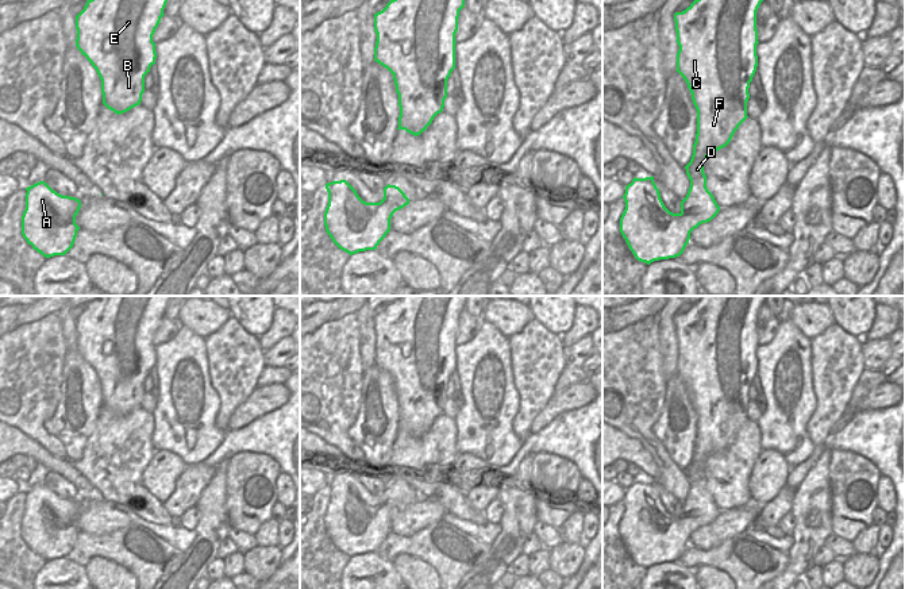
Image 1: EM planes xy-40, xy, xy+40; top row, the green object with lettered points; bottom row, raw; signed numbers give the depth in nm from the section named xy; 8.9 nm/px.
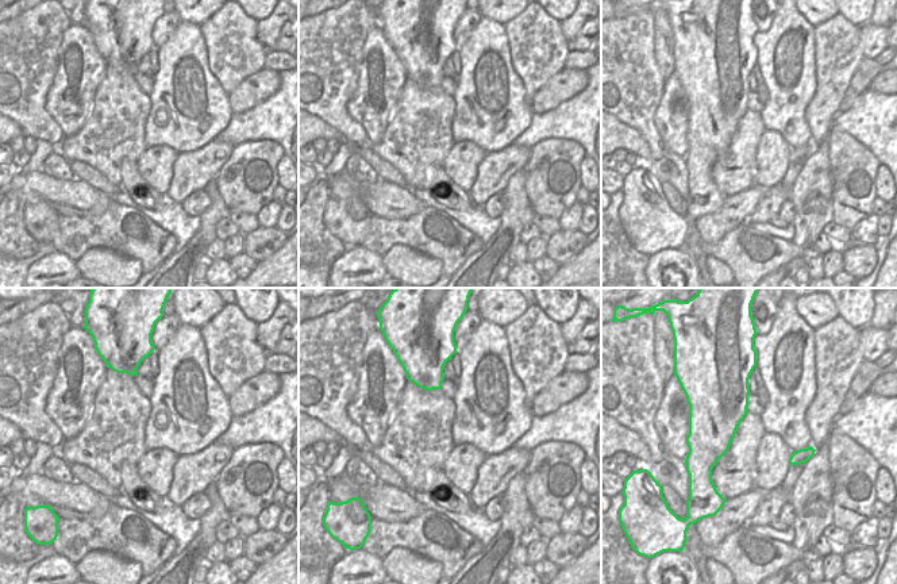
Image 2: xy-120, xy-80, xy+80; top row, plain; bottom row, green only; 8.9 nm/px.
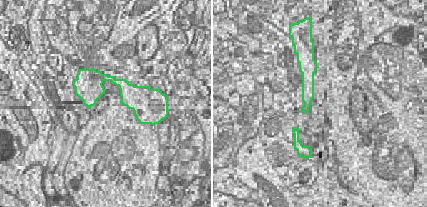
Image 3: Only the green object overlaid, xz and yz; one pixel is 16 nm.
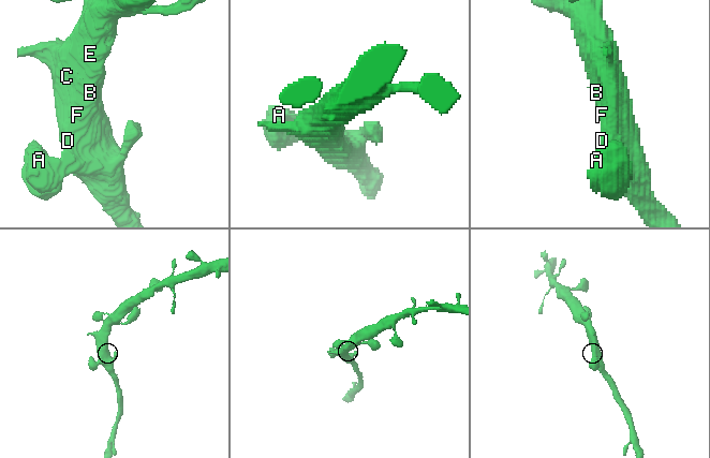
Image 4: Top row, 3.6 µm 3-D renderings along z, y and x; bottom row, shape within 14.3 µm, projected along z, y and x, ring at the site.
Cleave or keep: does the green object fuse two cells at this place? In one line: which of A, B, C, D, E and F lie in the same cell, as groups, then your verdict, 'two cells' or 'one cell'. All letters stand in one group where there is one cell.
A B C D E F | one cell

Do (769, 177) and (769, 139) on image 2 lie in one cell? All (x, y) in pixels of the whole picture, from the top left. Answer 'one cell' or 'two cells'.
one cell

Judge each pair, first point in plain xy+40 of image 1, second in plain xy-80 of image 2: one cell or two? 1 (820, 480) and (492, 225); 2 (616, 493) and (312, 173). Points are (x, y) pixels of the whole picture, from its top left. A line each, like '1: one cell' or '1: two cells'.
1: two cells
2: one cell

